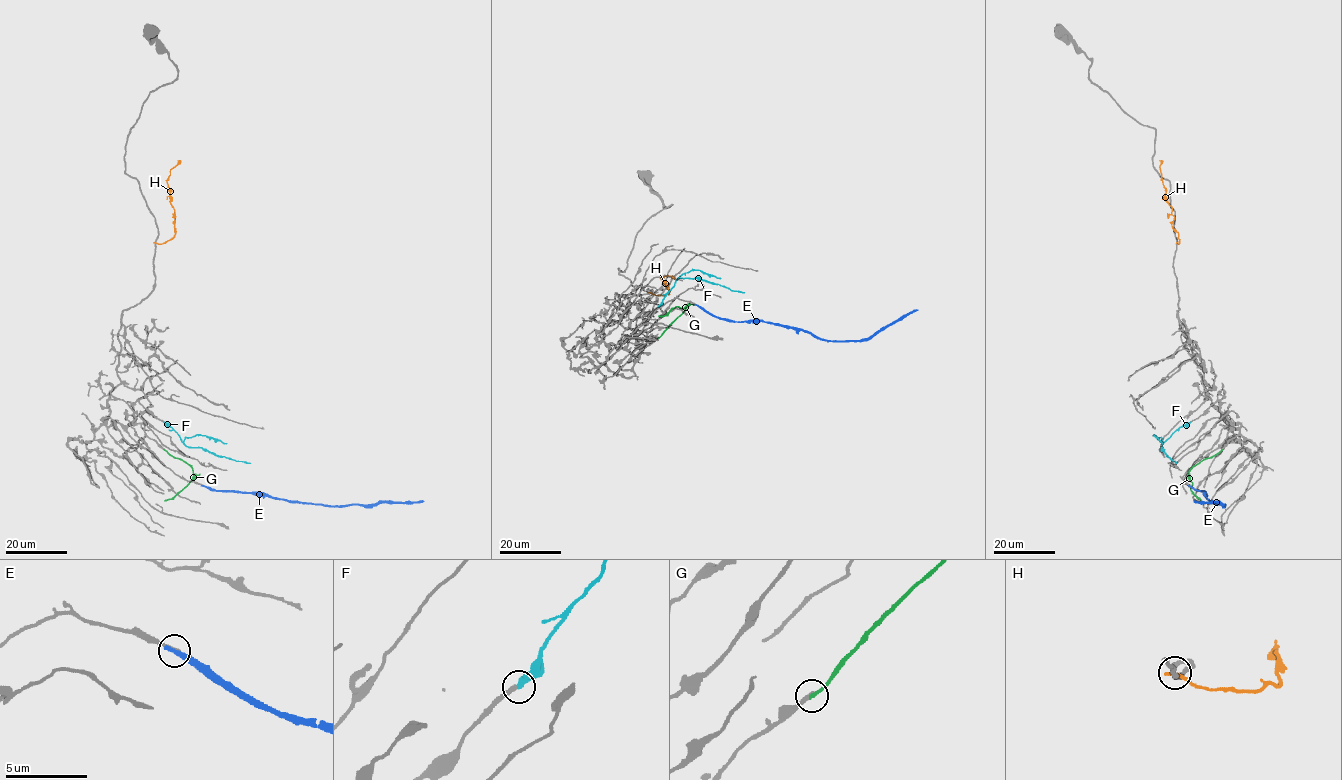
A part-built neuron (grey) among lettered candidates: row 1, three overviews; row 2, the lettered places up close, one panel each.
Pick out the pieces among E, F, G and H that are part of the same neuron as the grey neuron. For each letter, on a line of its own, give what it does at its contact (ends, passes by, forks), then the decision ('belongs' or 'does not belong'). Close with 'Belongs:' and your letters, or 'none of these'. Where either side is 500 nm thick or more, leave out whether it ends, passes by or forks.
E: it ends | does not belong
F: it ends | belongs
G: it ends | does not belong
H: it ends | does not belong
Belongs: F

